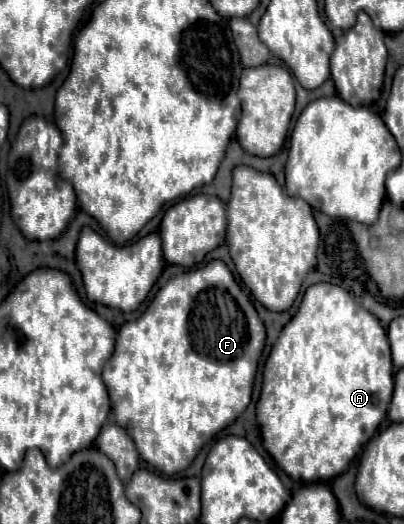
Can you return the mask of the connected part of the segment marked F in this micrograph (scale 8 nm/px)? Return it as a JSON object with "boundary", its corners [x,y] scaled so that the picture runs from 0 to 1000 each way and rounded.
{"boundary":[[[552,496],[428,527],[349,607],[295,626],[282,672],[255,702],[285,805],[319,821],[344,870],[394,901],[433,905],[458,897],[488,863],[611,779],[651,656],[656,622]]]}

